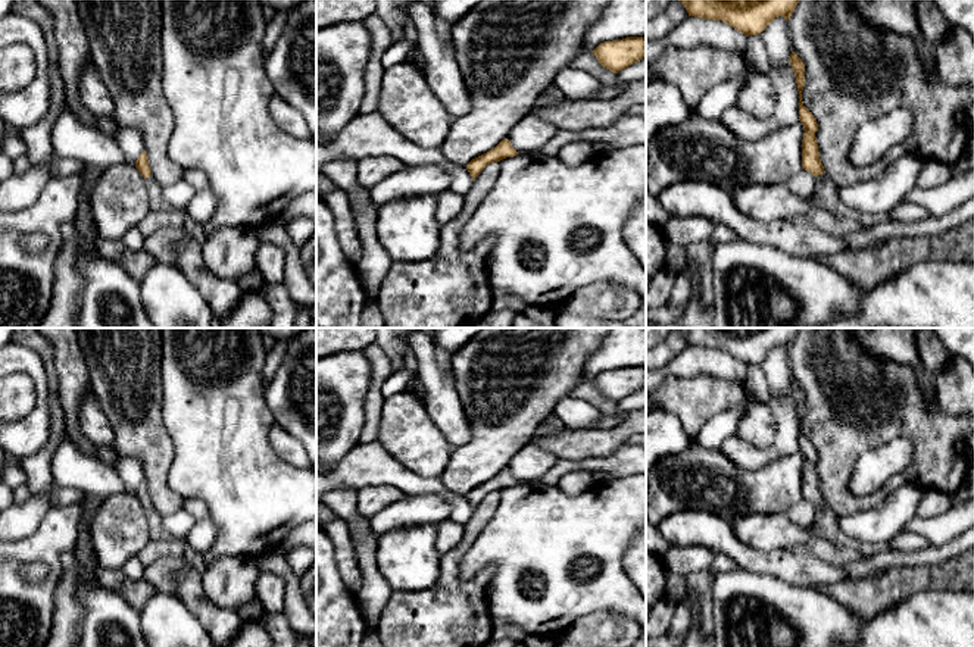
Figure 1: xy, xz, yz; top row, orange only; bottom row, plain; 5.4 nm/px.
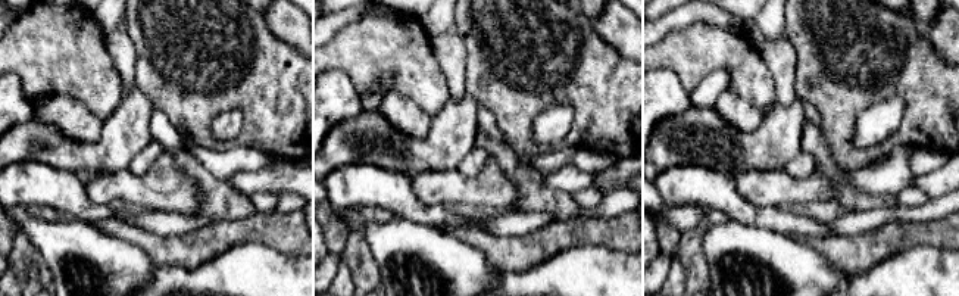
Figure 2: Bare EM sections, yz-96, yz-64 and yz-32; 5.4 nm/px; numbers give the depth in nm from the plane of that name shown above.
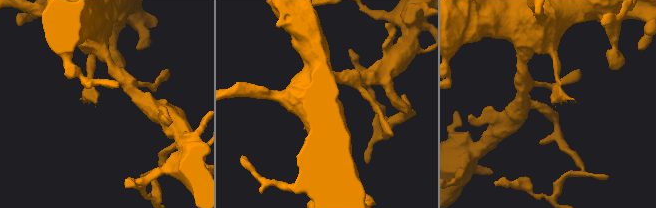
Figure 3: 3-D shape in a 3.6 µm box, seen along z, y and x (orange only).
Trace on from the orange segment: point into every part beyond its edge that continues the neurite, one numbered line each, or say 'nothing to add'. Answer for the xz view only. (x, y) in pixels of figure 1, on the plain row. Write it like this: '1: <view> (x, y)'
1: xz (367, 465)

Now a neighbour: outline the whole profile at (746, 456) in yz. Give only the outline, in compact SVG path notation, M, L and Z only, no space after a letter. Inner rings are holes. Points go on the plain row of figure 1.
M787 390L781 398L771 396L768 406L777 422L775 441L772 446L758 448L740 437L731 435L725 438L719 447L722 454L740 469L759 471L769 462L799 450L799 421L790 390Z

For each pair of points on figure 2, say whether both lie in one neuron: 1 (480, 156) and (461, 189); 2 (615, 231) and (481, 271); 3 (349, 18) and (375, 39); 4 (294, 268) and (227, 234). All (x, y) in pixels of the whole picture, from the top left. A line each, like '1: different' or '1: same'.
1: different
2: different
3: different
4: different

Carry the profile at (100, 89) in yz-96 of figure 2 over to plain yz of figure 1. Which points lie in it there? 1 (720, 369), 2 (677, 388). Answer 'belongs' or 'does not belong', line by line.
1: does not belong
2: belongs

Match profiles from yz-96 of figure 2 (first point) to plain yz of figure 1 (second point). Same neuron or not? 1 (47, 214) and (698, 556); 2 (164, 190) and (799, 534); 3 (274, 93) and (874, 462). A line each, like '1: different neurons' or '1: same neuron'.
1: different neurons
2: same neuron
3: different neurons

